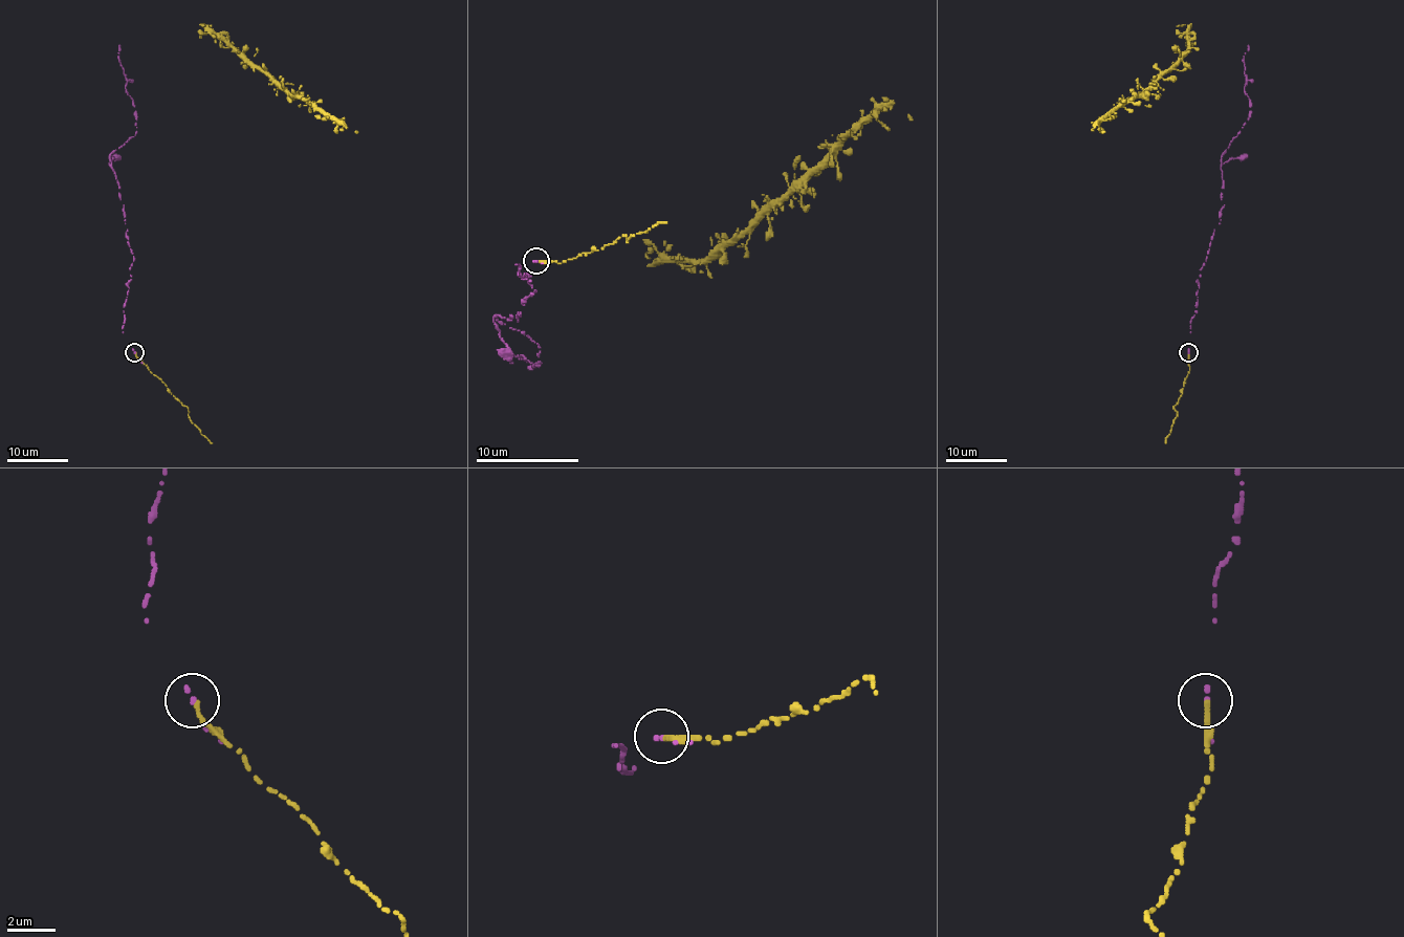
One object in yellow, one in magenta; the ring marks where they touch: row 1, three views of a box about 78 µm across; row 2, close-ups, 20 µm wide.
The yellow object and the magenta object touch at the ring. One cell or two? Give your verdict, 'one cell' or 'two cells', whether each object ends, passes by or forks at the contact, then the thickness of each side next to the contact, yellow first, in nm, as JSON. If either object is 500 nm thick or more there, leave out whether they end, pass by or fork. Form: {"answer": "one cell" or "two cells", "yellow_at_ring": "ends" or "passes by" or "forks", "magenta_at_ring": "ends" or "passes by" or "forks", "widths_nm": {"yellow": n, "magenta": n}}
{"answer": "one cell", "yellow_at_ring": "ends", "magenta_at_ring": "ends", "widths_nm": {"yellow": 260, "magenta": 240}}

